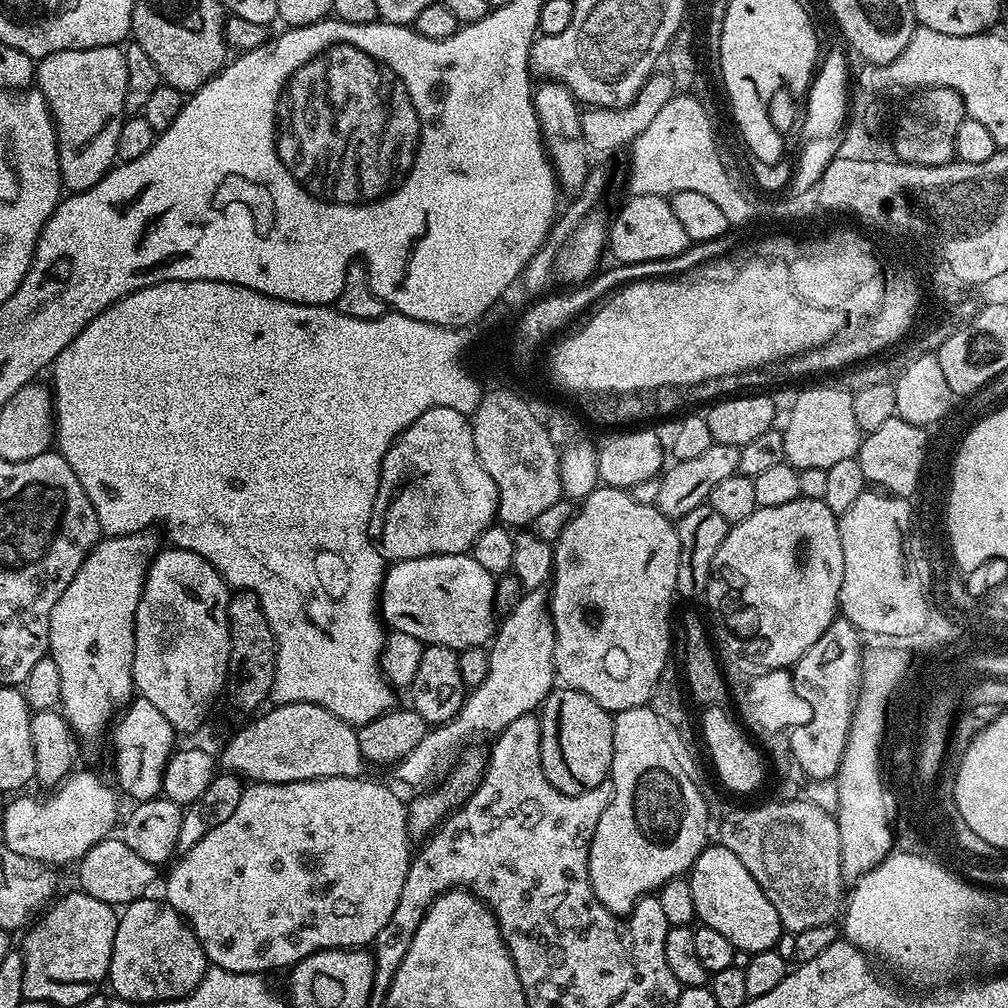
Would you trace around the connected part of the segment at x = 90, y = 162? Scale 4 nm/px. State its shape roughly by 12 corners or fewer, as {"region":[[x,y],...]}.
{"region":[[114,44],[45,56],[34,84],[60,178],[86,191],[117,163],[128,67]]}

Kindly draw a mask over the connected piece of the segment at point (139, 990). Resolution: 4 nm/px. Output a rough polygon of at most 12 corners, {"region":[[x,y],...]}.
{"region":[[163,899],[119,913],[107,983],[155,1006],[189,996],[210,967]]}

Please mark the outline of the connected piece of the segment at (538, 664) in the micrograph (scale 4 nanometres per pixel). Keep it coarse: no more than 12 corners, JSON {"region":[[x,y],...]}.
{"region":[[550,596],[499,621],[486,682],[394,765],[404,784],[535,713],[556,680]]}

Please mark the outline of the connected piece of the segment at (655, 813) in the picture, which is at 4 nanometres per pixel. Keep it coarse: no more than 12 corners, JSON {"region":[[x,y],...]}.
{"region":[[650,706],[615,713],[590,842],[621,918],[691,873],[708,804]]}

